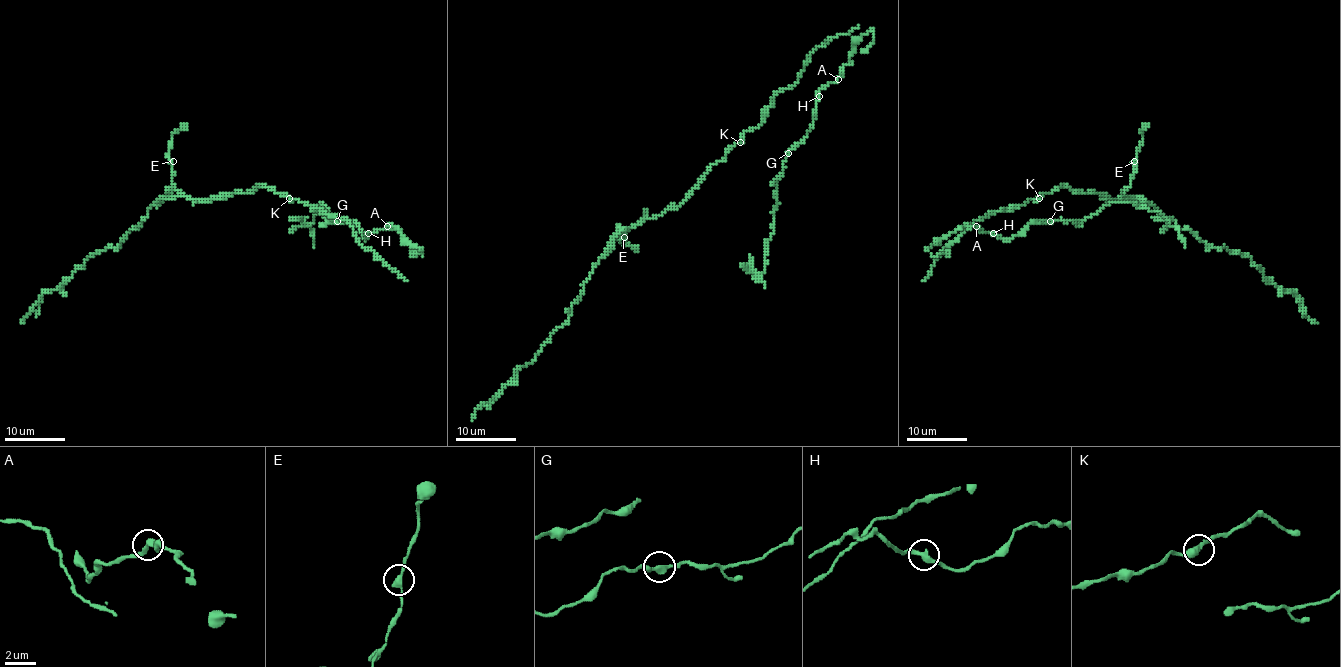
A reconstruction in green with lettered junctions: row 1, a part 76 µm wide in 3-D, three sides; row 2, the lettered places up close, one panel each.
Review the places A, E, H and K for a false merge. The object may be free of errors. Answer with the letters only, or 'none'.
none

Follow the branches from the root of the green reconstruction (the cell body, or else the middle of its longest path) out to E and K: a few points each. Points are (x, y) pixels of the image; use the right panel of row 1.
E: (1056, 189), (1063, 185), (1072, 191), (1098, 192), (1116, 200), (1130, 185), (1136, 170), (1134, 161)
K: (1056, 189), (1039, 198)

